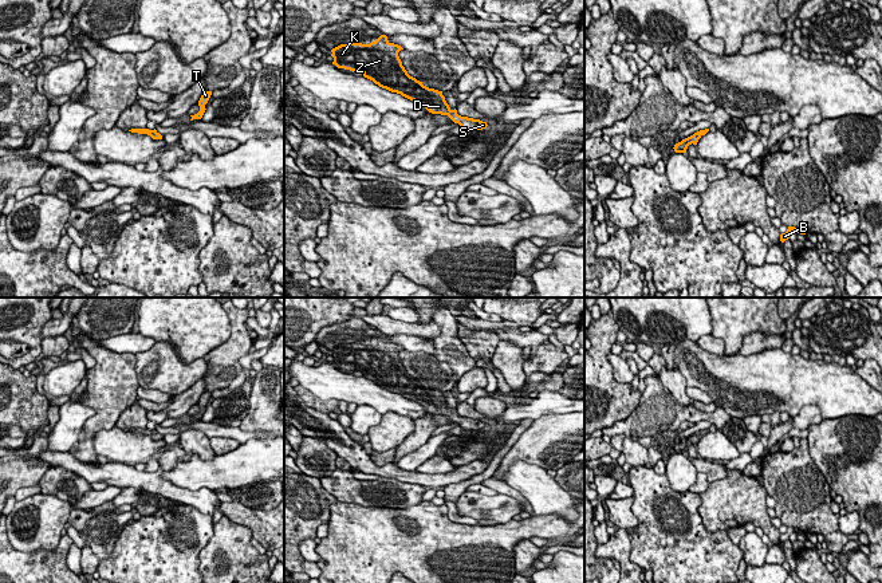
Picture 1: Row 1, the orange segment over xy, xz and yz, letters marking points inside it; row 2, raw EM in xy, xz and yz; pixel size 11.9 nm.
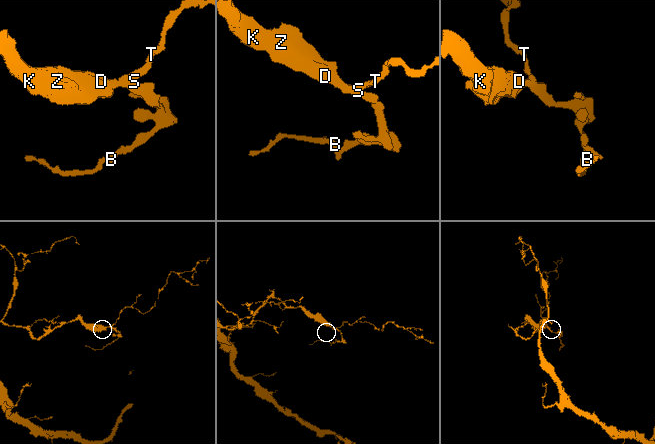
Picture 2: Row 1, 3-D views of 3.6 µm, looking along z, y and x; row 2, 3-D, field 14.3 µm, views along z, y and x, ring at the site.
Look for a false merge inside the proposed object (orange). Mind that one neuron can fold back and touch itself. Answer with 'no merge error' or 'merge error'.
no merge error

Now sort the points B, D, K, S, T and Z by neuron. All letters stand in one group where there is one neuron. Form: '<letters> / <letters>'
B D K S T Z

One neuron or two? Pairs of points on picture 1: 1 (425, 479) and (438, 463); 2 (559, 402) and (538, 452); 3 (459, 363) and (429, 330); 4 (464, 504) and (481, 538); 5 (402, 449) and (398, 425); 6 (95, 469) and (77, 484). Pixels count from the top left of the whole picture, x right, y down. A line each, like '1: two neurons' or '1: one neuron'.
1: two neurons
2: two neurons
3: two neurons
4: two neurons
5: two neurons
6: two neurons

